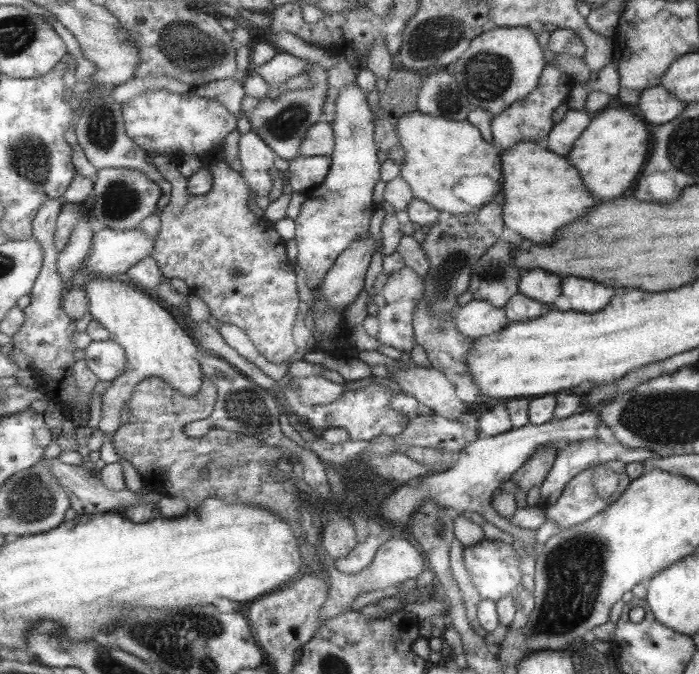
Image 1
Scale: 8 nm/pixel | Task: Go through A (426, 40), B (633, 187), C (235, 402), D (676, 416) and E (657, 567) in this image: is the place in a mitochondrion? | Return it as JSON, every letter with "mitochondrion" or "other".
{"A":"mitochondrion","B":"other","C":"mitochondrion","D":"mitochondrion","E":"other"}

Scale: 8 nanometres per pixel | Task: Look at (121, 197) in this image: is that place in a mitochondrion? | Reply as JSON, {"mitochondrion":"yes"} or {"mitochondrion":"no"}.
{"mitochondrion":"yes"}

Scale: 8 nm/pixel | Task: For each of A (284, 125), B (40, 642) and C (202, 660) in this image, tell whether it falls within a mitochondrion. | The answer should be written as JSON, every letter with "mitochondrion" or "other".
{"A":"mitochondrion","B":"other","C":"mitochondrion"}

